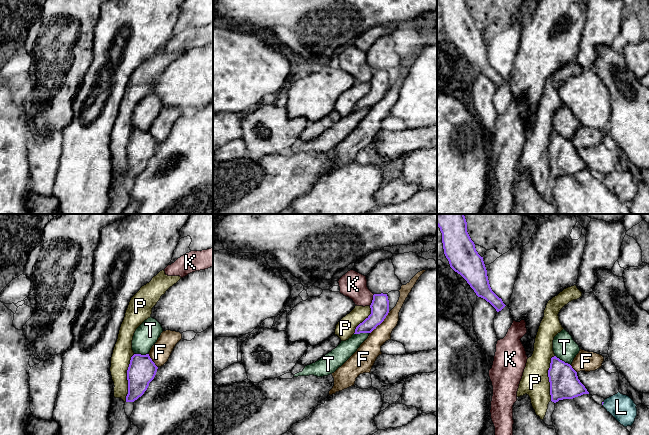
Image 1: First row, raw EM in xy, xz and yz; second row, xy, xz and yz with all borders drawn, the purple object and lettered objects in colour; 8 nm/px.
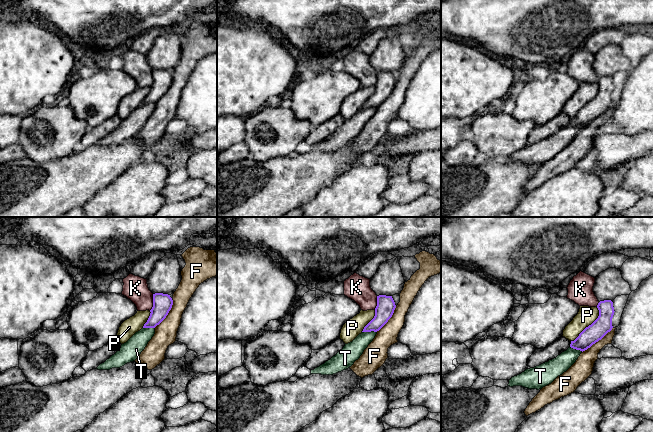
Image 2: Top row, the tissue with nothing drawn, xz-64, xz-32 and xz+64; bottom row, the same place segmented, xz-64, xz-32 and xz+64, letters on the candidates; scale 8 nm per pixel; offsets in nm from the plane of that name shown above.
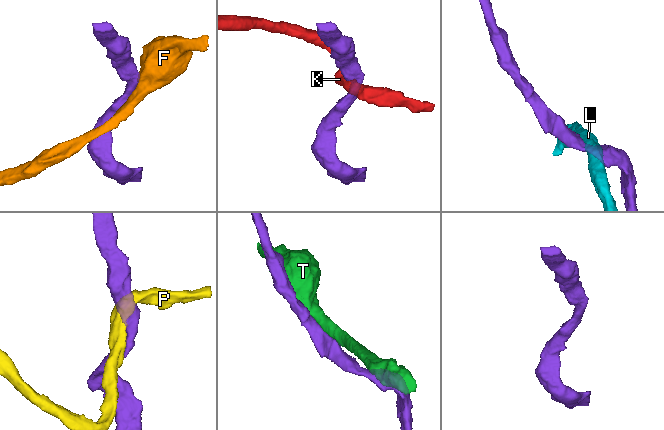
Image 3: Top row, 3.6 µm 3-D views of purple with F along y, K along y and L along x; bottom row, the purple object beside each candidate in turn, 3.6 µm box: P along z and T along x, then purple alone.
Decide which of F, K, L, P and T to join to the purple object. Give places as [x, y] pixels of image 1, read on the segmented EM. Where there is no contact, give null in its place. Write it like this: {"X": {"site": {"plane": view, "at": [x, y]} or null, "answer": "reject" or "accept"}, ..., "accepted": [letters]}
{"F": {"site": {"plane": "xz", "at": [380, 323]}, "answer": "reject"}, "K": {"site": {"plane": "xz", "at": [372, 300]}, "answer": "reject"}, "L": {"site": {"plane": "yz", "at": [603, 402]}, "answer": "reject"}, "P": {"site": {"plane": "xy", "at": [127, 378]}, "answer": "reject"}, "T": {"site": {"plane": "xz", "at": [361, 332]}, "answer": "reject"}, "accepted": []}

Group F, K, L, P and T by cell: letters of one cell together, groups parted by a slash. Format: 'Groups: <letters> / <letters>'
Groups: F T / K P / L

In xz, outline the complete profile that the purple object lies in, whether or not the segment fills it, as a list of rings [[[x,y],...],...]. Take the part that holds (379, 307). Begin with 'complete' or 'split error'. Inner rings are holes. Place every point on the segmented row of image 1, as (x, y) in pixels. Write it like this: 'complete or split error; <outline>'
complete; [[[374,294],[370,308],[371,314],[356,327],[354,334],[371,333],[384,321],[389,313],[387,294]]]

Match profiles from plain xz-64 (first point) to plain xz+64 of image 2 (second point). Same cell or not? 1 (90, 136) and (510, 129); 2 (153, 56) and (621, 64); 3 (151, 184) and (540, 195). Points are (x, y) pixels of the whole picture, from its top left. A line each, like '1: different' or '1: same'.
1: different
2: same
3: same

